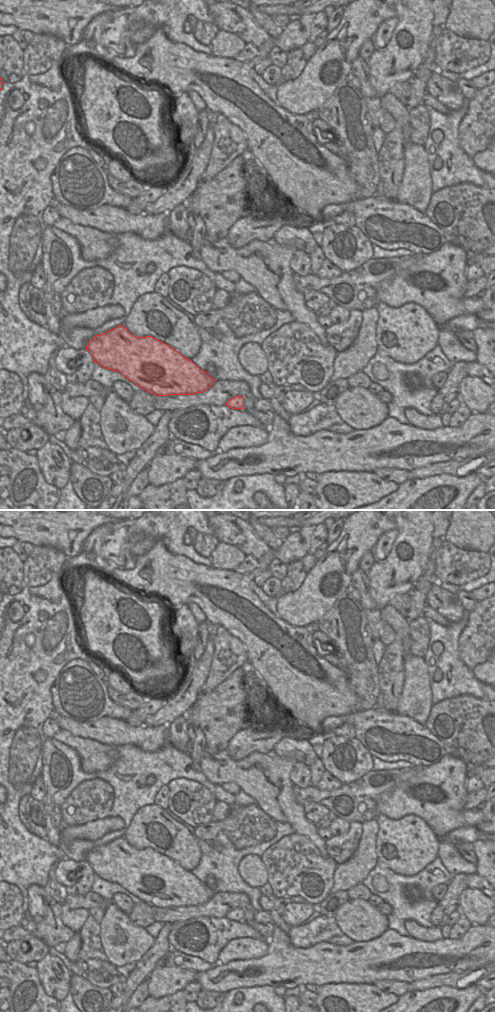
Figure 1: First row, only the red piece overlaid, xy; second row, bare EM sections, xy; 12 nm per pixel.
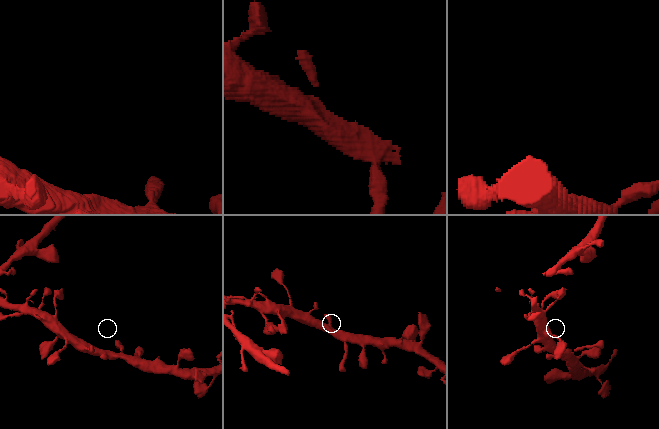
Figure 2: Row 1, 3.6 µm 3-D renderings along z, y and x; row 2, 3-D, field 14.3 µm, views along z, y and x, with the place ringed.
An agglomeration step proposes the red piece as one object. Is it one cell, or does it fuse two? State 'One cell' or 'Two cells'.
One cell.

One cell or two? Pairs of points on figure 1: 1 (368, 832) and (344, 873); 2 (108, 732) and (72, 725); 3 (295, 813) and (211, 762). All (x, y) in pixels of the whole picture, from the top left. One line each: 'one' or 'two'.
1: one
2: one
3: one

